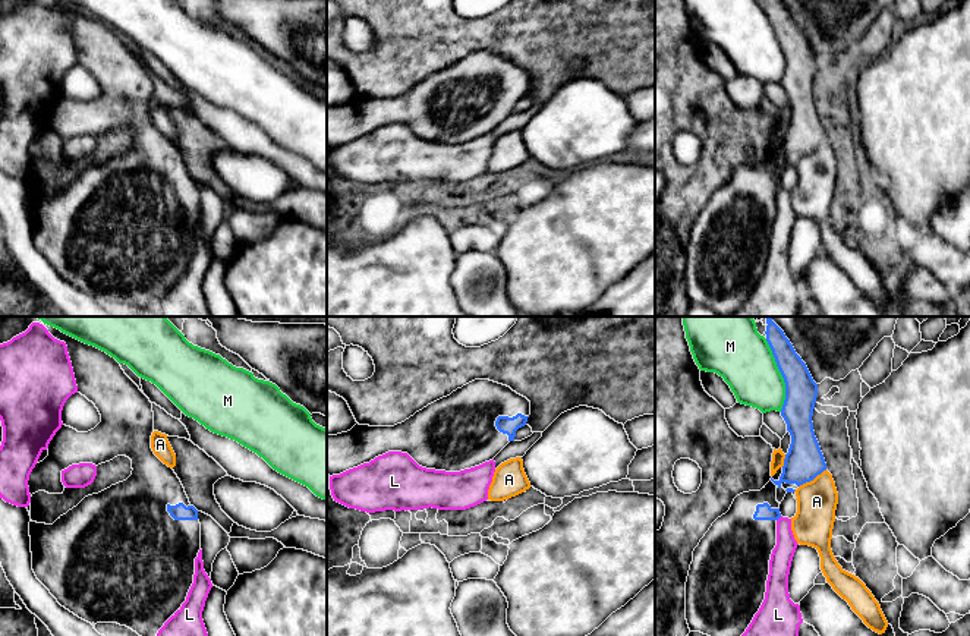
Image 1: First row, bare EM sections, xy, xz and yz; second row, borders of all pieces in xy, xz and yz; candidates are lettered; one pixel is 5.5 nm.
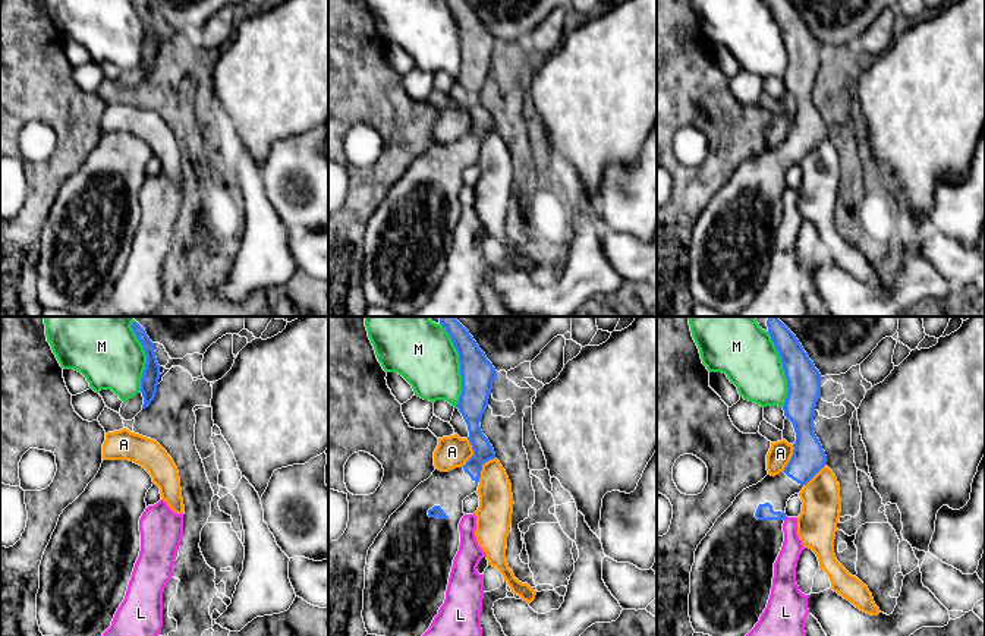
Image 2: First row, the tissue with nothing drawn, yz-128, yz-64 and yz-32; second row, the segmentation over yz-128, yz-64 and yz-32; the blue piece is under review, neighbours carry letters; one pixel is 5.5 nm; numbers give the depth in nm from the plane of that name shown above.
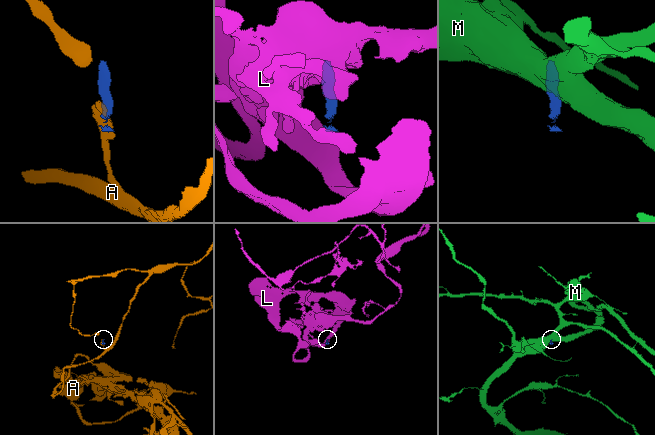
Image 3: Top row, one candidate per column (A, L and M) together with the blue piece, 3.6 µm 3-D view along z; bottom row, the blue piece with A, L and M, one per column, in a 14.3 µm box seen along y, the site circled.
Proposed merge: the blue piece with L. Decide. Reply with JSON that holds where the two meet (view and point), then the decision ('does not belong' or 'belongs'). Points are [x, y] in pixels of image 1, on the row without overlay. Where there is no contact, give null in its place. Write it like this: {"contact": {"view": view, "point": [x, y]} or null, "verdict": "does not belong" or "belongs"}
{"contact": {"view": "yz", "point": [778, 189]}, "verdict": "does not belong"}

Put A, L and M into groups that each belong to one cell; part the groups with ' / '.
A L / M

